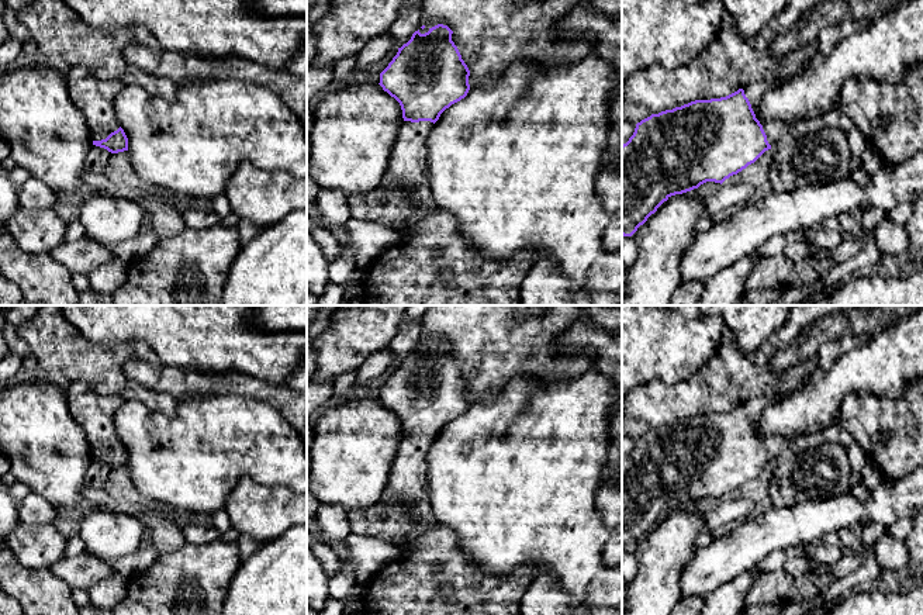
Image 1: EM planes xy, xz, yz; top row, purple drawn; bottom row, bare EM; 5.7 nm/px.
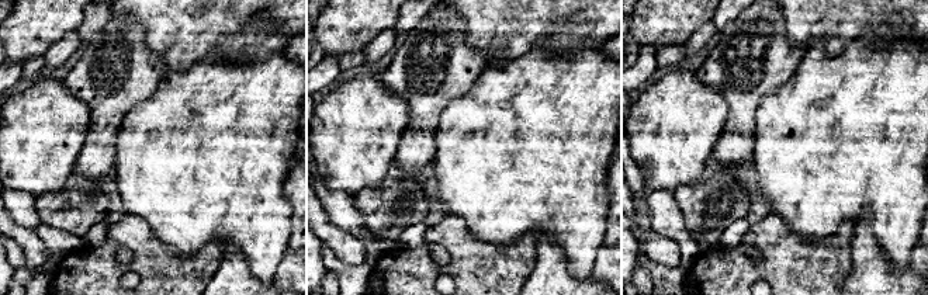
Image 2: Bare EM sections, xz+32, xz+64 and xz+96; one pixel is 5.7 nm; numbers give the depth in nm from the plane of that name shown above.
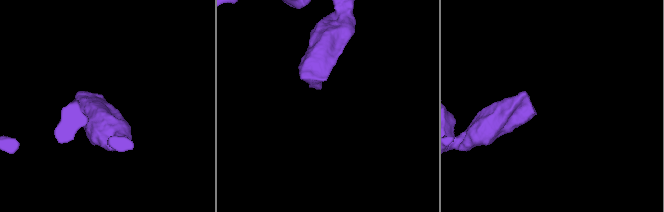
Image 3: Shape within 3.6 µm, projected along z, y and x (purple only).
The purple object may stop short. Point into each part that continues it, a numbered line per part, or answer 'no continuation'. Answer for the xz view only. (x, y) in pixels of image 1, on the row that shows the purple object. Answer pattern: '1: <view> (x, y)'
1: xz (407, 166)

